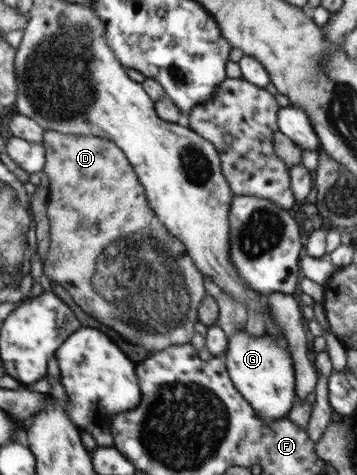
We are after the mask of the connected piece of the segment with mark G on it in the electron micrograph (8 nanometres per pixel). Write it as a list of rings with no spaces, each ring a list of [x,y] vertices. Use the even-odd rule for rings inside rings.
[[[240,328],[229,336],[225,358],[229,378],[258,414],[258,419],[272,423],[289,416],[295,396],[295,369],[289,349],[282,349],[278,341],[270,339],[267,334],[251,336]]]

